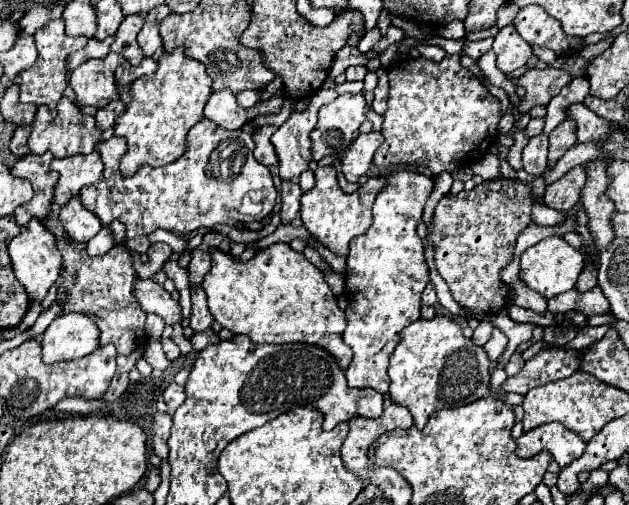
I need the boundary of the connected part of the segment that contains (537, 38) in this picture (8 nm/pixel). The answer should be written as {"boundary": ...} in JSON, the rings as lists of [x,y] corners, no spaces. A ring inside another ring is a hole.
{"boundary":[[[528,5],[528,7],[520,9],[520,13],[516,15],[512,25],[516,27],[518,35],[524,41],[528,41],[530,45],[548,47],[554,53],[578,51],[578,47],[582,43],[582,39],[578,39],[578,37],[568,37],[562,31],[560,23],[538,5]]]}

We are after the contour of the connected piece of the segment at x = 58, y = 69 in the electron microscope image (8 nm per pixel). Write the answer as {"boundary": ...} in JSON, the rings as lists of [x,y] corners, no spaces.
{"boundary":[[[52,19],[48,21],[44,27],[40,27],[34,33],[36,39],[36,47],[38,47],[38,59],[36,63],[22,71],[20,77],[20,101],[22,103],[32,103],[32,105],[46,105],[52,113],[56,113],[56,103],[60,101],[60,97],[64,95],[66,89],[66,57],[72,51],[78,51],[86,45],[86,37],[68,37],[64,33],[64,19]]]}

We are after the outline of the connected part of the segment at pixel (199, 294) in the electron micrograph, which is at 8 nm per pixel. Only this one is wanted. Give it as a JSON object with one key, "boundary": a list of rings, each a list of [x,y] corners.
{"boundary":[[[202,287],[192,289],[192,317],[190,317],[190,329],[194,333],[202,333],[210,329],[214,323],[214,317],[208,311],[206,305],[206,293]]]}

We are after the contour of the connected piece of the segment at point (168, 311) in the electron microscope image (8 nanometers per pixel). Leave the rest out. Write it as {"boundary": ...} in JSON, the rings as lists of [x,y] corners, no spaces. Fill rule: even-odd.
{"boundary":[[[136,279],[136,299],[146,313],[160,315],[166,325],[176,325],[182,321],[178,301],[174,301],[170,293],[164,291],[162,285],[154,283],[152,279]]]}

